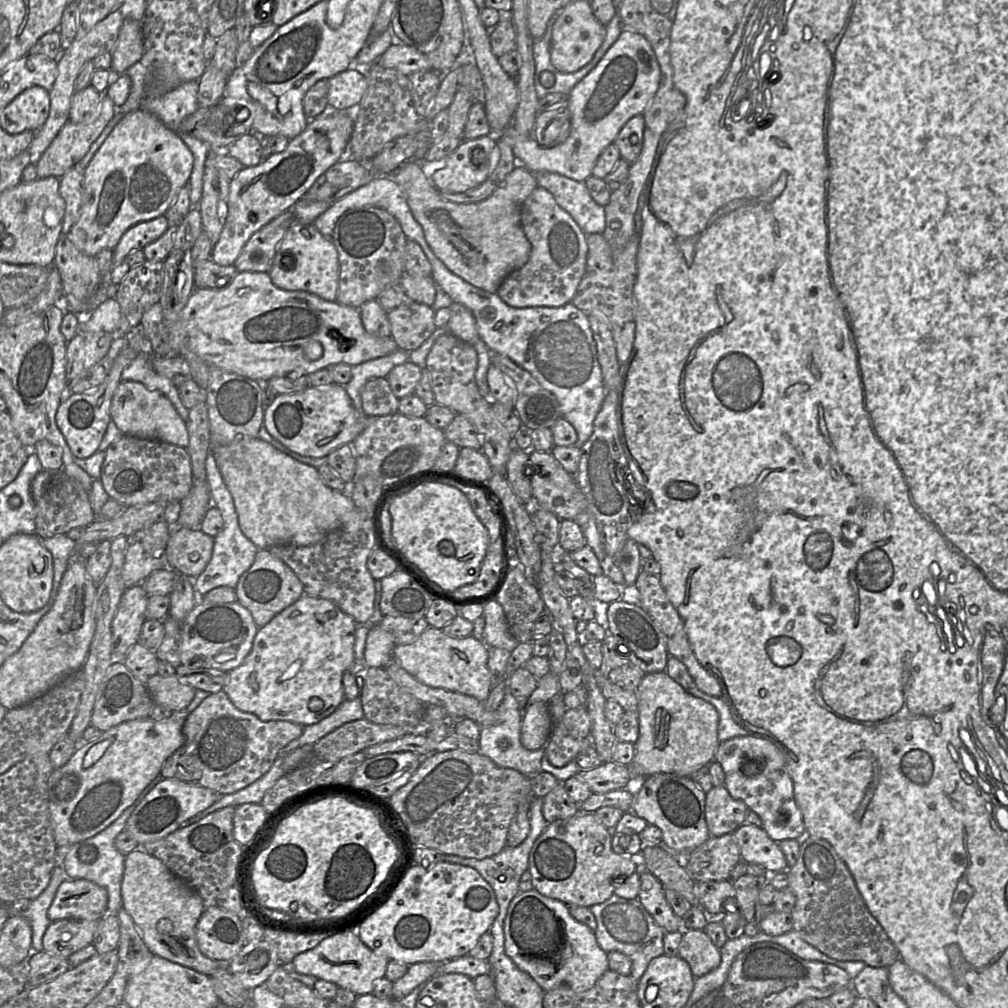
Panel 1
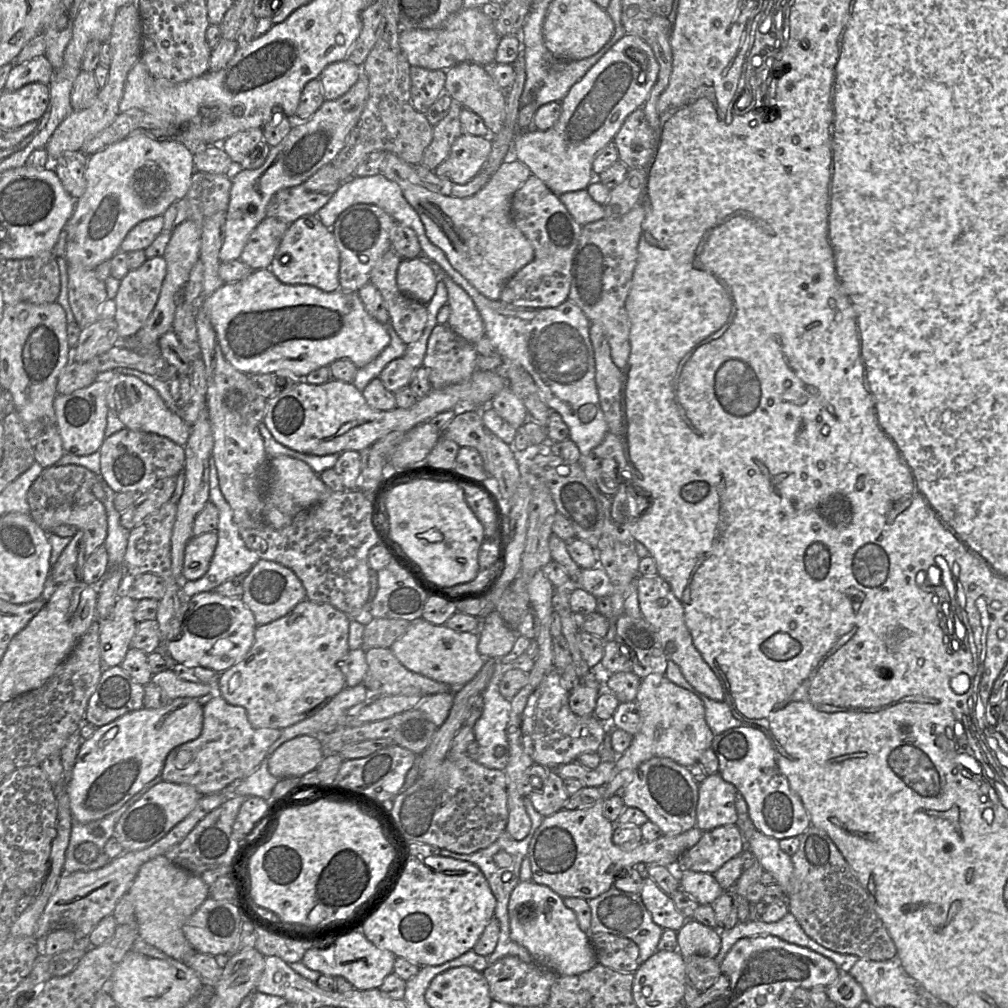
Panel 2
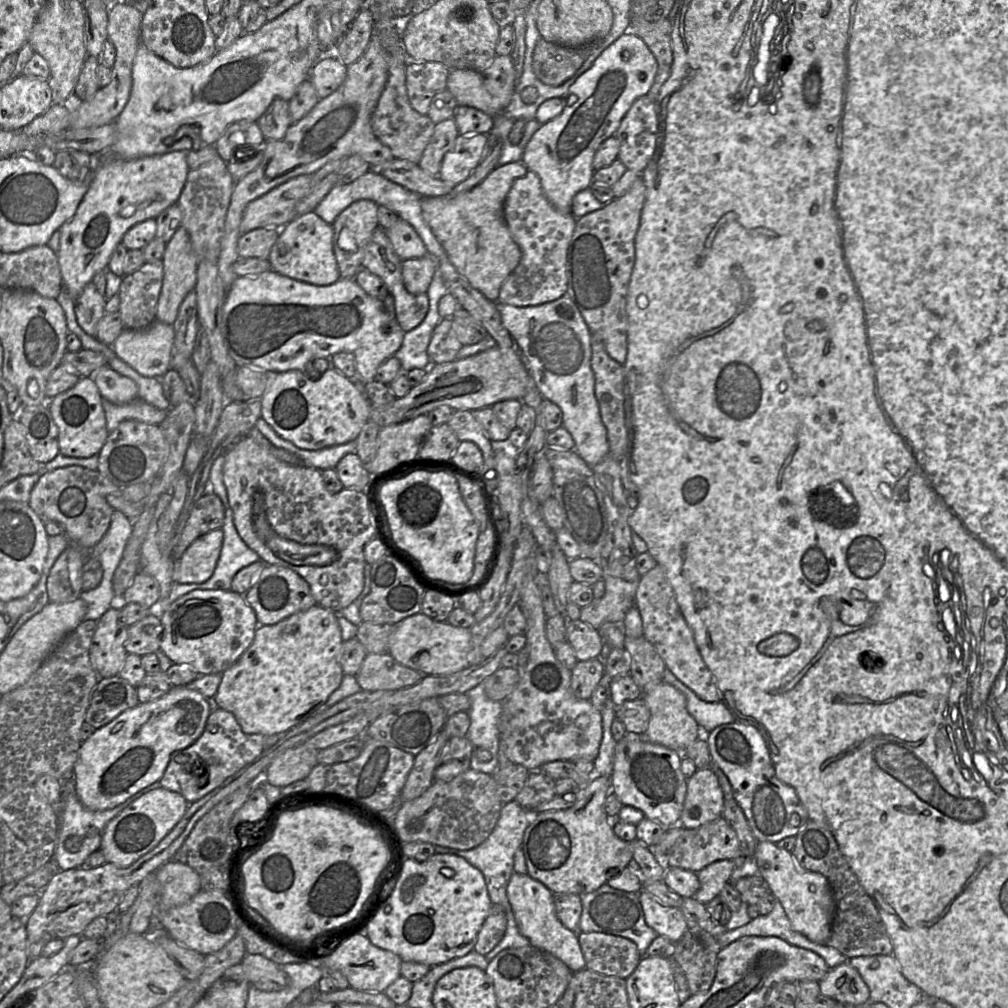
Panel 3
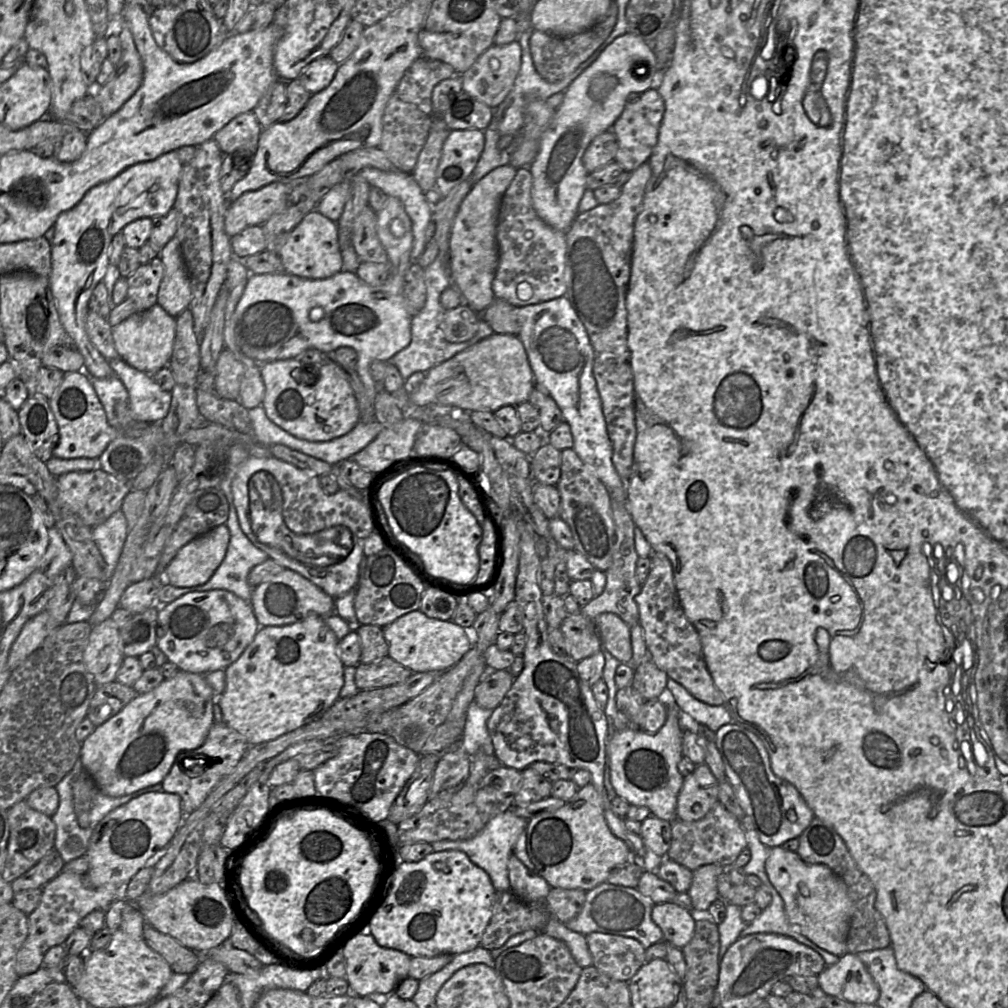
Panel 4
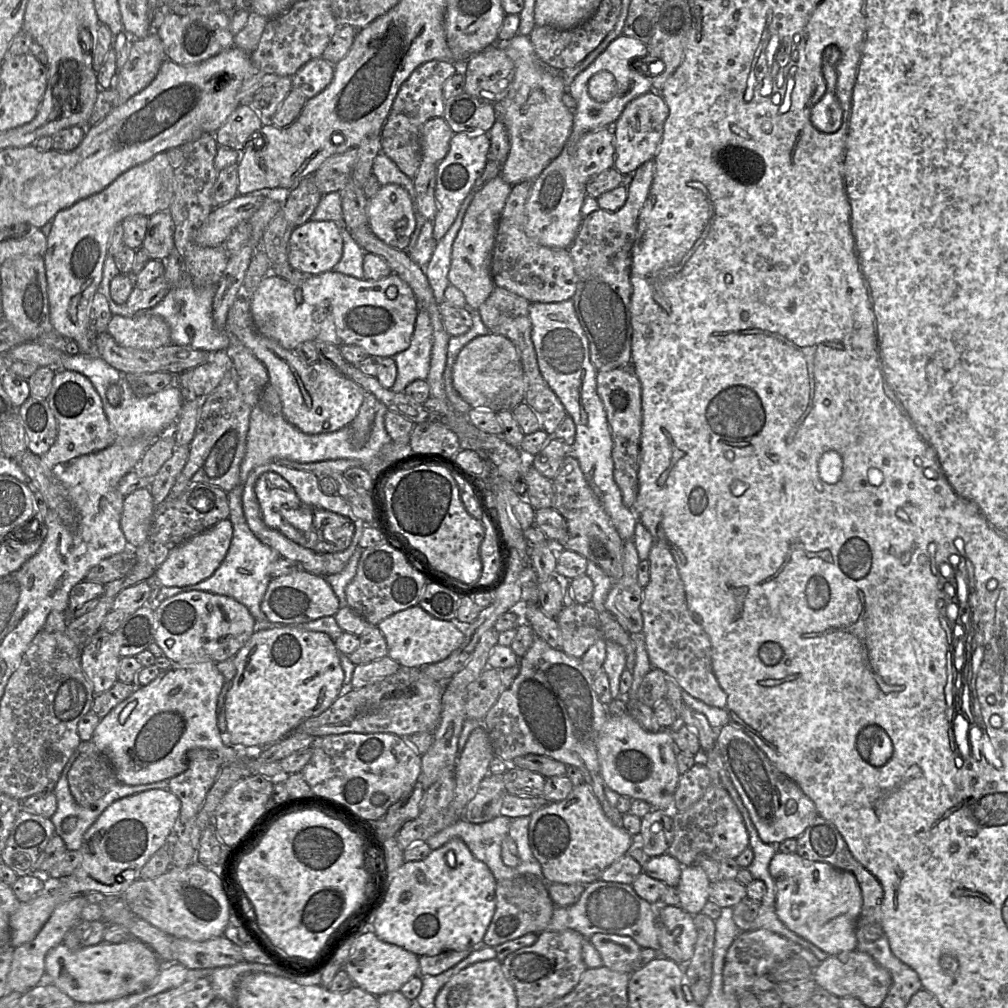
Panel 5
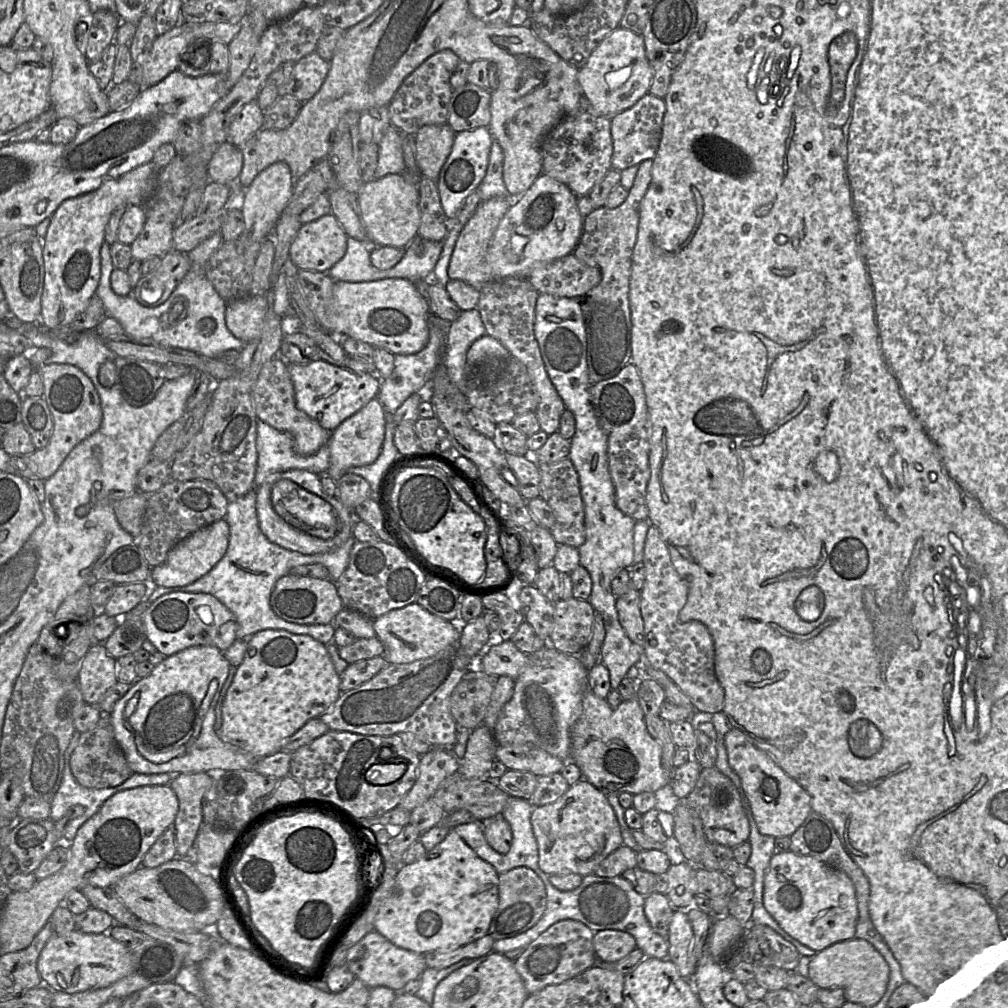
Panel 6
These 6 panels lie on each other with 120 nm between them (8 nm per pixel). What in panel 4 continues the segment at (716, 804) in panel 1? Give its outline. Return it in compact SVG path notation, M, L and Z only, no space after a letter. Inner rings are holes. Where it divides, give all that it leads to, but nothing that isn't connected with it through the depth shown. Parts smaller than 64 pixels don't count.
M707 764L696 765L694 772L686 776L678 795L677 818L686 822L702 819L719 802L719 781Z

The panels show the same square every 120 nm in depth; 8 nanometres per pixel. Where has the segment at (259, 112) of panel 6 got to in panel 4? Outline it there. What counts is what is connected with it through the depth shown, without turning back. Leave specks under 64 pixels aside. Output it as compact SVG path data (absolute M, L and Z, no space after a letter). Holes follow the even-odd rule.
M253 111L239 114L220 129L214 140L223 156L231 154L252 157L258 148L263 128Z

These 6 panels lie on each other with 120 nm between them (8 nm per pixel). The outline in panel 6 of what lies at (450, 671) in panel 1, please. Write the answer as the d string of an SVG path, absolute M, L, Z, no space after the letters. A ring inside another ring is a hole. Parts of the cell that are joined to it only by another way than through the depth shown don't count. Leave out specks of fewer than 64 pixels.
M415 603L393 609L373 620L376 636L384 646L383 658L389 664L408 664L435 656L453 643L459 643L460 628L457 618L444 620Z

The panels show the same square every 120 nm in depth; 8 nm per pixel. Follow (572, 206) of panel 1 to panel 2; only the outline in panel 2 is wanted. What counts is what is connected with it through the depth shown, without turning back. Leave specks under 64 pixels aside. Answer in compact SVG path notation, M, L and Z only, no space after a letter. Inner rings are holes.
M586 189L566 192L558 197L580 226L605 218L604 206L595 202Z

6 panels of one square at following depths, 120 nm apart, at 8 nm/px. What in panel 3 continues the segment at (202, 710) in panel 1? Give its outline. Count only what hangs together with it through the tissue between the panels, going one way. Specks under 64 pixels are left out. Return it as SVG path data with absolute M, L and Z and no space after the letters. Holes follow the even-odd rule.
M218 708L210 713L202 735L192 745L170 755L159 781L161 787L181 794L189 804L193 803L258 759L264 752L265 738L261 734L245 734L231 712ZM179 755L187 756L186 763L177 762Z

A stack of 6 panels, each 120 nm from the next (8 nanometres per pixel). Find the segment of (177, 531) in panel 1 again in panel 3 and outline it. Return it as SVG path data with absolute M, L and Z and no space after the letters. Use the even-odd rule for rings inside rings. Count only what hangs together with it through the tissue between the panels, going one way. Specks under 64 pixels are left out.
M219 528L195 540L176 561L174 583L206 582L212 576L219 560L223 539L223 530Z

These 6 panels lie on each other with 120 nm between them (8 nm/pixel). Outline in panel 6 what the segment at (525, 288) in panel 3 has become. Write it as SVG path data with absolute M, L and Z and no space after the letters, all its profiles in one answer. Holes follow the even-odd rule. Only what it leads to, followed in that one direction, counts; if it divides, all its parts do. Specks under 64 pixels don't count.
M572 253L535 267L528 281L539 293L581 298L600 283L601 272Z

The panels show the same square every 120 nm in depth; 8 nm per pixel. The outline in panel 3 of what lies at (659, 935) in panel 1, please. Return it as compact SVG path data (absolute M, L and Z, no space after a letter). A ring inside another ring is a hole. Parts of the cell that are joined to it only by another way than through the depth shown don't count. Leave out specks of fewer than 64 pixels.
M605 883L597 890L582 896L582 908L580 917L582 932L601 932L628 938L637 945L642 957L646 955L652 941L659 936L645 921L638 892L615 889Z

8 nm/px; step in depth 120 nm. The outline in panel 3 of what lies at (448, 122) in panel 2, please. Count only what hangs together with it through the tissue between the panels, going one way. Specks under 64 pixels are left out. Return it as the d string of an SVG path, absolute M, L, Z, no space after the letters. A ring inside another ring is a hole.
M453 117L435 124L433 134L417 163L420 168L430 175L438 176L443 157L453 148L458 135Z

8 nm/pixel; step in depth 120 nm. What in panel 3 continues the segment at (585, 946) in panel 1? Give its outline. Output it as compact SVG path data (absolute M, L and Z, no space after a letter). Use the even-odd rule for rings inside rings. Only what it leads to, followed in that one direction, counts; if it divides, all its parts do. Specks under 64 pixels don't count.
M513 872L507 887L507 896L517 922L518 929L523 936L529 939L530 945L551 953L564 962L573 973L586 967L578 935L564 926L559 920L553 898L554 893L551 892L542 882L532 878L529 874Z

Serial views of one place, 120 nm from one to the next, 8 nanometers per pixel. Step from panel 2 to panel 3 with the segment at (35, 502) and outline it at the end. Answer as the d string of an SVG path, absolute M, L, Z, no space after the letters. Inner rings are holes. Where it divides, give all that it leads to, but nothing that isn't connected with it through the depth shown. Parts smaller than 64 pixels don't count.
M67 466L43 473L31 491L28 504L44 523L60 523L70 545L91 550L110 527L114 509L108 504L107 496L121 495L121 490L98 470Z

